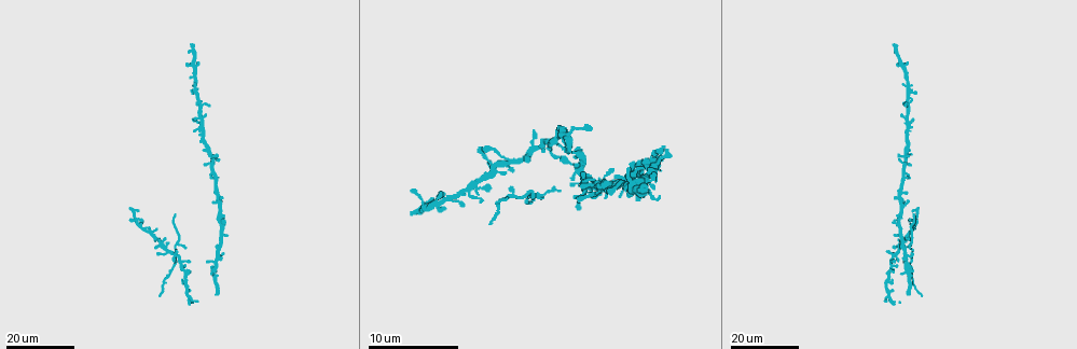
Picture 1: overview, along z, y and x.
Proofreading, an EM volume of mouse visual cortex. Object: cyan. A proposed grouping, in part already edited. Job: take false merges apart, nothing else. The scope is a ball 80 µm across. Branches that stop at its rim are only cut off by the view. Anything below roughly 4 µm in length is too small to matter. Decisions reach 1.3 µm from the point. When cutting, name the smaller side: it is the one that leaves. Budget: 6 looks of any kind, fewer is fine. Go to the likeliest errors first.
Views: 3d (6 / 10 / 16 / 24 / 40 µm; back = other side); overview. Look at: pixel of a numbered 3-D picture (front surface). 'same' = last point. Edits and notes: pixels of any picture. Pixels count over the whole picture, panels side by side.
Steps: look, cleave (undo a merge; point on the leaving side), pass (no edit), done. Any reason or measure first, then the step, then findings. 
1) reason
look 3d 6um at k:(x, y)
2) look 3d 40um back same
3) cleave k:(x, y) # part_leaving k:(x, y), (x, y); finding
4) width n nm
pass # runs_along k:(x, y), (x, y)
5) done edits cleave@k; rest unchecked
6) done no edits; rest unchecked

two arms in line, one across
look 3d 24um at 1:(538, 197)

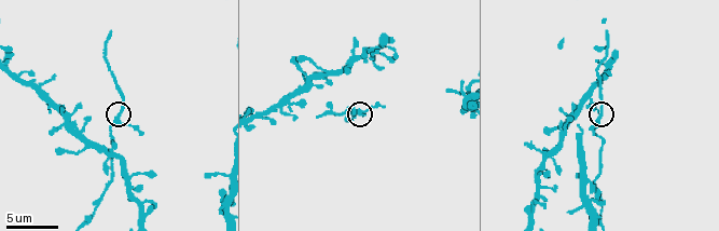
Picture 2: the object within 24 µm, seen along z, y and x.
look 3d 10um at 2:(357, 110)

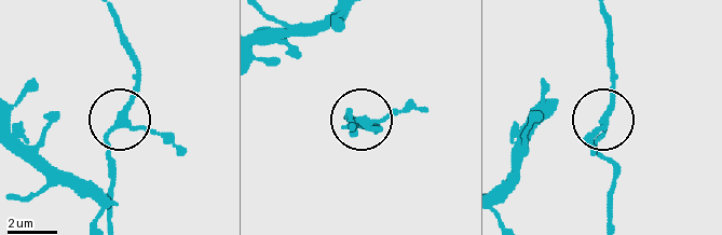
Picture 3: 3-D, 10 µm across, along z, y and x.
look 3d 10um back at 3:(606, 117)

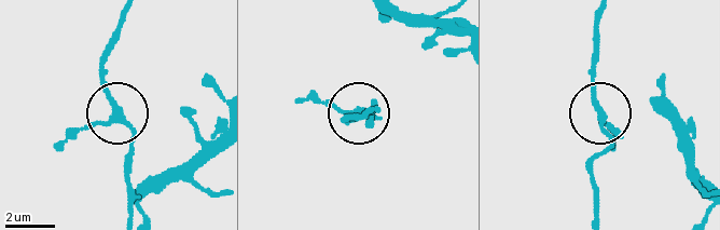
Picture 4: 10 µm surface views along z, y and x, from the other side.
arms 3
pass # all the same neuron

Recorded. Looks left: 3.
two arms in line, one across
look 3d 16um at 2:(320, 115)

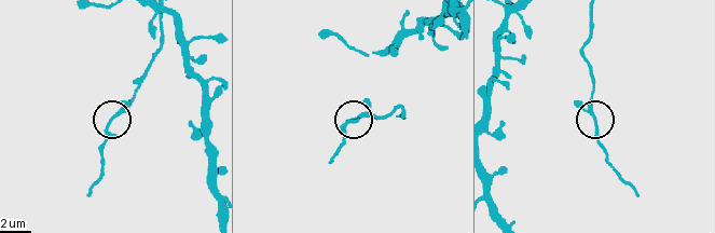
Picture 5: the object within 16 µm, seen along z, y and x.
arms 3
pass # one neuron here

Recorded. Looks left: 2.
thick turns thin
look 3d 24um at 1:(915, 210)

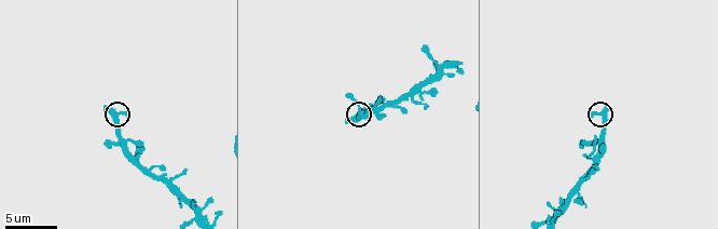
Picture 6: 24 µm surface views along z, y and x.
look 3d 6um at 6:(118, 119)

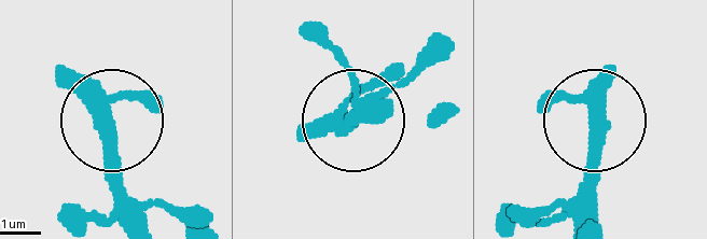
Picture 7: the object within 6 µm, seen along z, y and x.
pass # runs_along 7:(142, 216), (109, 108), (160, 94); continuous, no second neuron

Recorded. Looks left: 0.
done no edits; rest unchecked

